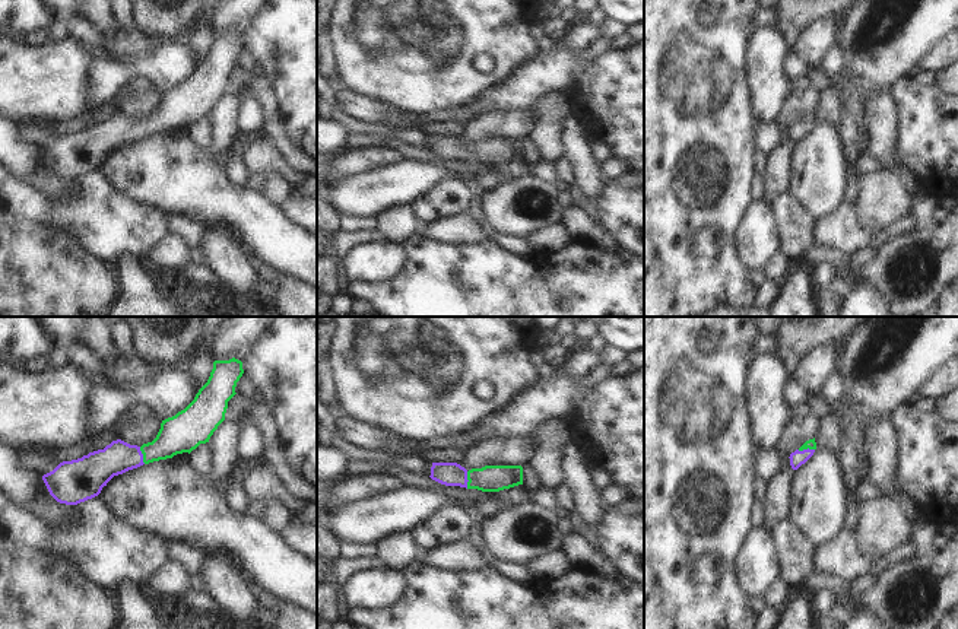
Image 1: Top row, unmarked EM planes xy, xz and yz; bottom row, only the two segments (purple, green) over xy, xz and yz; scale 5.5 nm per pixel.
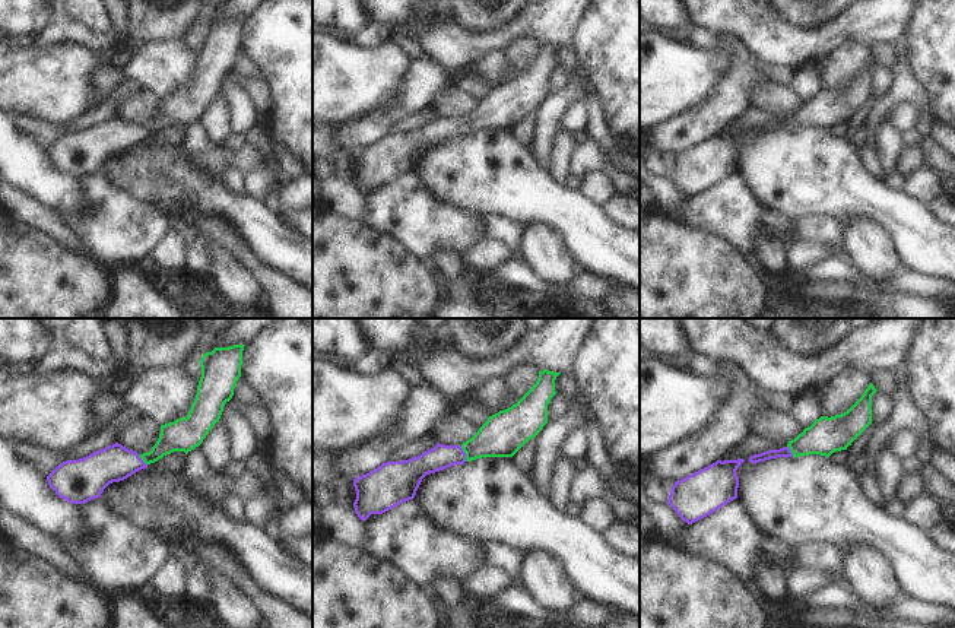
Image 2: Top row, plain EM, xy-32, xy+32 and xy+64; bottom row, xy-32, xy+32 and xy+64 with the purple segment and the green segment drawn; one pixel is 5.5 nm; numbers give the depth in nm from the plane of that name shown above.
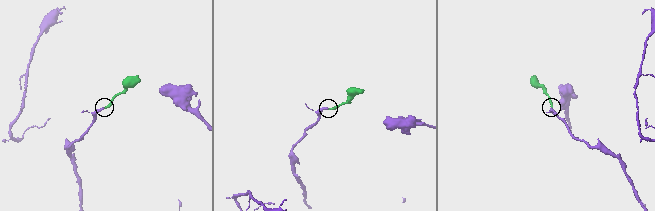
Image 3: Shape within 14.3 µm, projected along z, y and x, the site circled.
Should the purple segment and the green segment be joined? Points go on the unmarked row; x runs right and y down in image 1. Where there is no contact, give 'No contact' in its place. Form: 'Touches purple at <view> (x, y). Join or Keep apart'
Touches purple at xy (142, 129). Join.

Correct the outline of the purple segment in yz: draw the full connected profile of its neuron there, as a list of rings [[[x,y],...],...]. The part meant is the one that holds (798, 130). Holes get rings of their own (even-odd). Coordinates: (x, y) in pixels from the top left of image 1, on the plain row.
[[[815,111],[806,114],[799,123],[790,127],[790,139],[793,143],[797,143],[802,137],[805,137],[815,126],[816,115]]]

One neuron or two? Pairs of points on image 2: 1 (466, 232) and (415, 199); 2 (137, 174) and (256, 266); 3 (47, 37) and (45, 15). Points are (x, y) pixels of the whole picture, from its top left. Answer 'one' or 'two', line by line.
1: one
2: two
3: two

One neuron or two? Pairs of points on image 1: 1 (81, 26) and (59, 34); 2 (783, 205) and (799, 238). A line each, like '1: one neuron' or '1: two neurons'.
1: one neuron
2: one neuron

